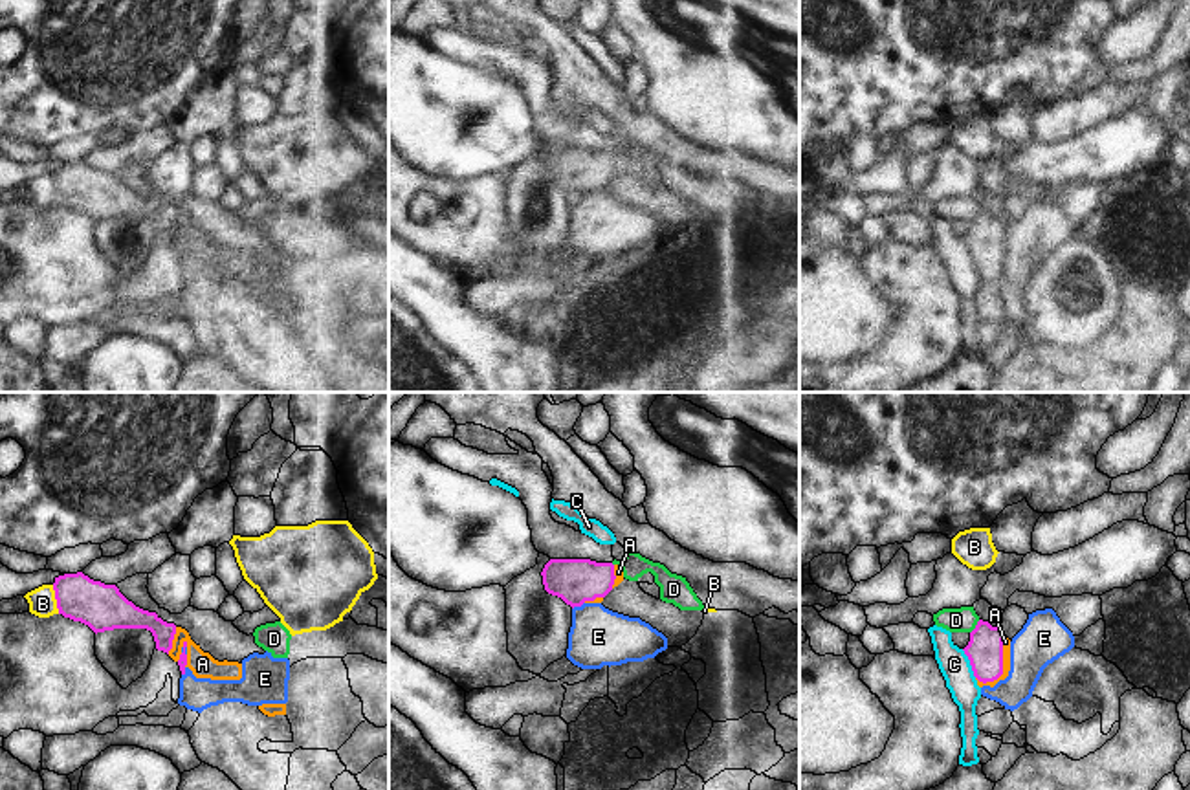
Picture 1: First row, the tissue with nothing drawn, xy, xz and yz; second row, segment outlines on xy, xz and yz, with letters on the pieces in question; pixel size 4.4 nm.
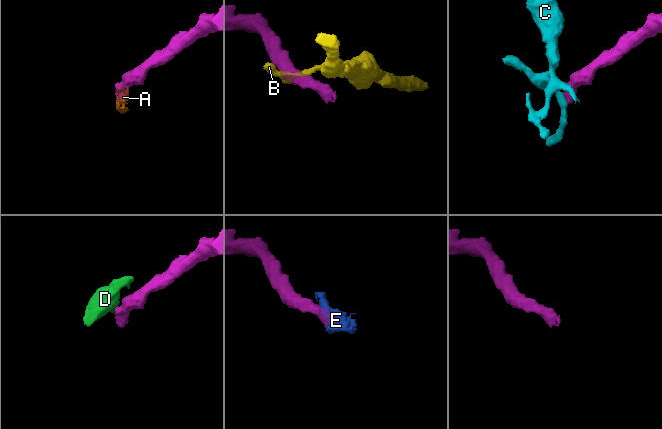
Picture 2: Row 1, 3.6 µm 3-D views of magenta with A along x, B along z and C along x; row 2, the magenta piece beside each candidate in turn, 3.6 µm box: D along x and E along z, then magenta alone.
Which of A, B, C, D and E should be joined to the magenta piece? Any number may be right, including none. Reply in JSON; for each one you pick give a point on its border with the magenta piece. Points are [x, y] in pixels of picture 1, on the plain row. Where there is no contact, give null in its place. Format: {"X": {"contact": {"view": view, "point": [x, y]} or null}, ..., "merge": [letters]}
{"A": {"contact": {"view": "yz", "point": [1002, 257]}}, "merge": ["A"]}

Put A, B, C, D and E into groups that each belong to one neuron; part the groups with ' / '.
A / B / C / D / E

